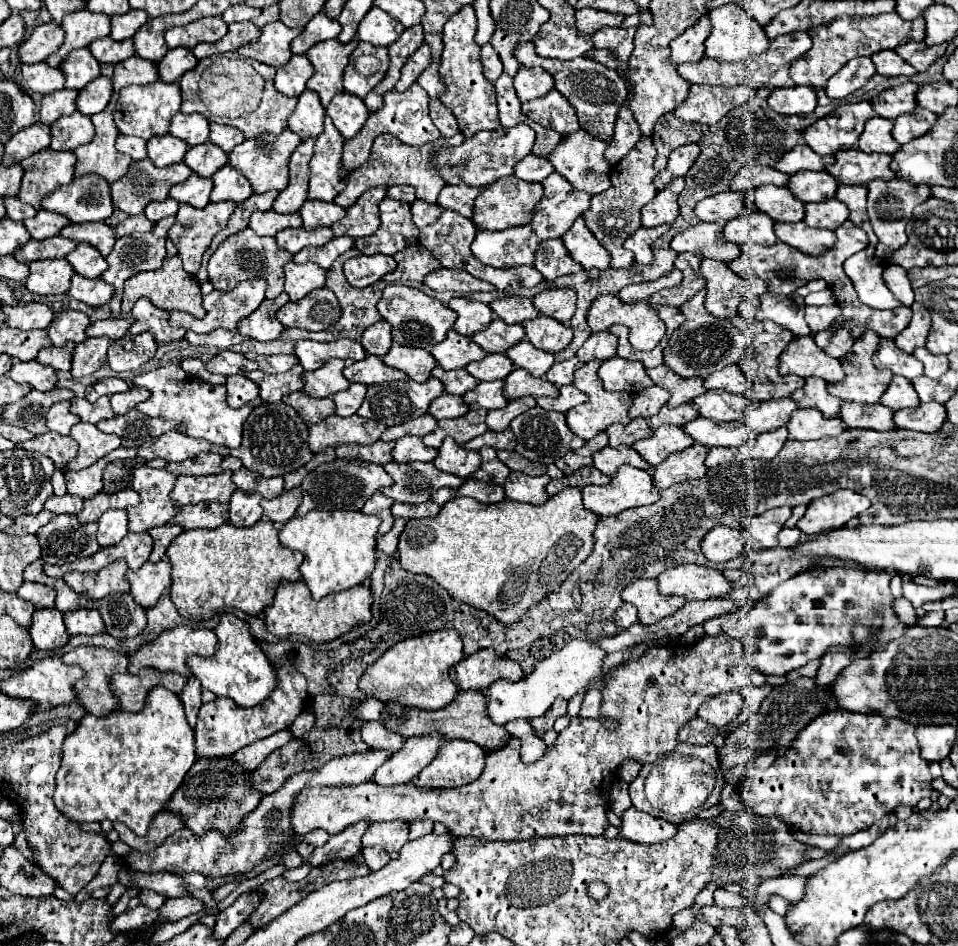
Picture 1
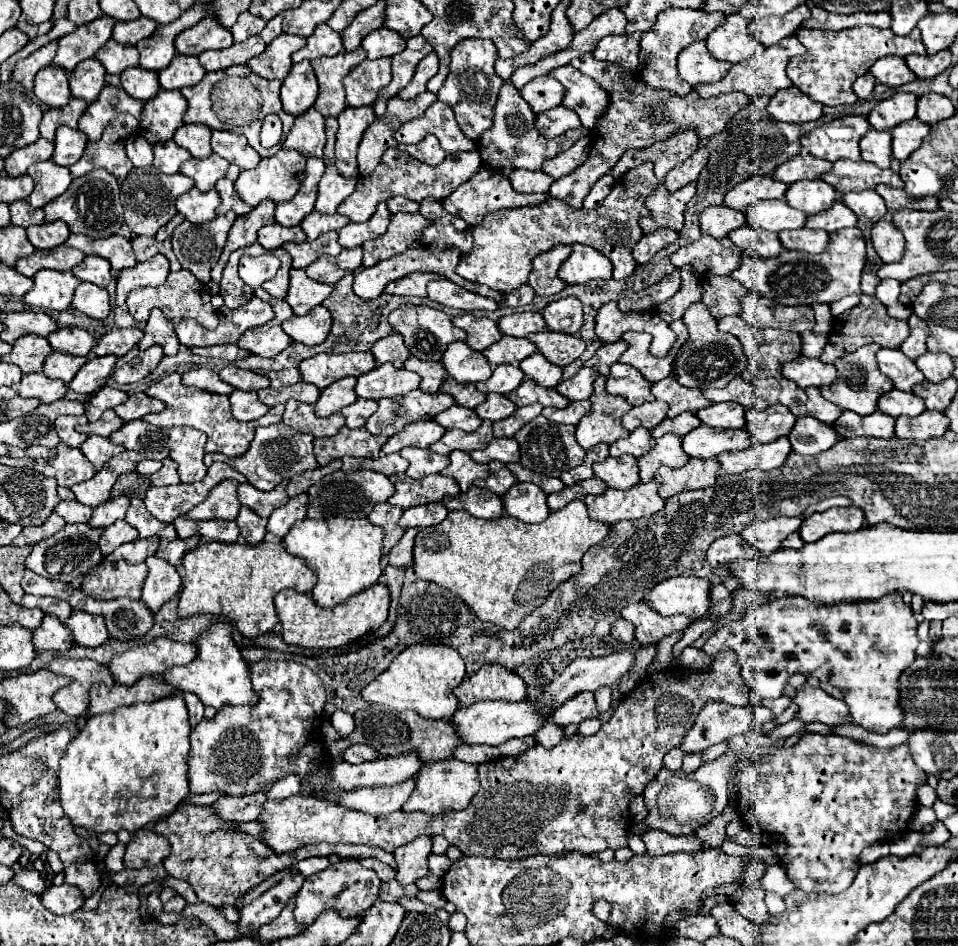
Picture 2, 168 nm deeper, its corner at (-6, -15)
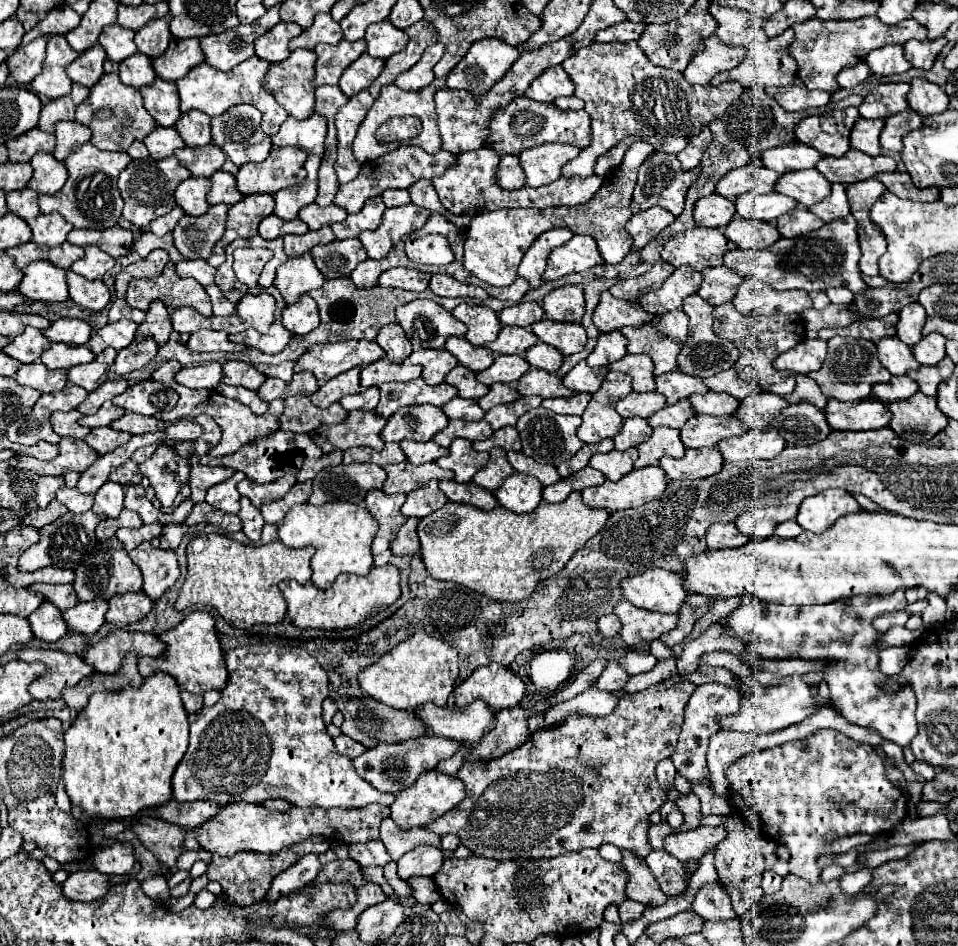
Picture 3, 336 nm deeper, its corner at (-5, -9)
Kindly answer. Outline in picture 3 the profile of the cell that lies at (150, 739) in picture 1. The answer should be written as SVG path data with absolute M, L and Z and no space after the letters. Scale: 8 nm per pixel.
M153 673L151 677L143 679L143 685L141 687L127 687L127 689L121 689L119 693L93 693L91 699L89 699L89 705L85 709L79 711L77 719L71 723L71 727L65 731L65 759L63 759L63 779L65 779L65 789L67 789L67 795L71 797L71 801L75 805L81 805L85 813L89 813L91 817L97 815L97 817L103 817L103 819L115 819L115 821L127 821L127 819L133 819L139 811L143 809L151 809L151 807L157 807L157 805L163 805L167 801L173 799L173 791L171 791L171 777L175 773L175 767L179 765L181 757L185 755L185 749L187 749L187 743L189 743L189 723L187 723L187 711L183 707L183 701L181 701L181 691L177 687L177 681L167 675L167 673Z

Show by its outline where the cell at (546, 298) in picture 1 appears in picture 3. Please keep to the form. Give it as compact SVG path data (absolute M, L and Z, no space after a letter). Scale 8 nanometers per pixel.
M563 285L553 289L543 299L545 317L551 321L579 323L585 313L585 295L581 285Z

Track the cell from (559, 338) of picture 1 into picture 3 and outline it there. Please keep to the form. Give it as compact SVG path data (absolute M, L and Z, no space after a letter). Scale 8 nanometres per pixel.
M543 319L535 325L531 325L531 331L547 345L553 345L559 349L563 355L573 355L579 353L585 347L587 335L585 329L579 323L559 323L559 321L549 321Z

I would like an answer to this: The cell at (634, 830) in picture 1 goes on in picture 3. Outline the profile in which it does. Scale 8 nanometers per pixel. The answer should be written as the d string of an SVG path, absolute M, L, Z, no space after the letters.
M697 827L687 833L675 833L665 839L665 851L679 861L701 861L701 857L715 849L719 841L725 839L725 829L719 827Z

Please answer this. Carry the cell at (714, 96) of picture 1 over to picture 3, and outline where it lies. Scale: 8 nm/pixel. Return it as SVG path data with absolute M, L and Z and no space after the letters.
M627 41L627 43L591 43L579 51L575 51L567 61L561 63L563 69L571 75L575 81L575 95L585 101L585 111L591 117L591 131L593 139L591 145L585 147L573 161L569 161L563 167L565 177L581 175L589 177L593 175L593 165L599 155L607 153L611 147L615 147L623 137L635 135L635 137L647 137L647 135L681 135L681 137L693 137L697 135L705 125L709 125L715 117L721 117L723 111L739 99L743 87L735 81L721 83L717 87L713 85L689 85L685 77L679 71L673 69L663 69L655 67L637 47L637 41Z

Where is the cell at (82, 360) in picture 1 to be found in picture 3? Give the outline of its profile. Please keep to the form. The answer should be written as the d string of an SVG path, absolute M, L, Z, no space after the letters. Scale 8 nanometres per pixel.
M107 347L101 355L97 355L91 363L85 363L85 365L77 365L77 367L71 367L69 373L67 373L67 379L69 383L73 385L79 385L87 391L93 391L95 387L99 387L99 381L105 377L105 373L109 371L109 367L113 365L115 361L115 349Z

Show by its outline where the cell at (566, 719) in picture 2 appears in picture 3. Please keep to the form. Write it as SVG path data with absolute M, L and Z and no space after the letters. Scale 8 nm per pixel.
M609 661L603 673L599 675L599 679L595 681L595 685L597 689L603 689L603 691L619 691L629 681L629 677L631 675L617 661Z

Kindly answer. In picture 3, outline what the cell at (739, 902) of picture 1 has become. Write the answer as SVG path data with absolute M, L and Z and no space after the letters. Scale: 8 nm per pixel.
M713 881L713 883L705 883L695 899L693 899L693 907L691 907L701 919L721 919L721 921L727 921L727 919L733 919L737 917L733 907L731 907L731 901L725 893L725 889L719 885L719 881Z

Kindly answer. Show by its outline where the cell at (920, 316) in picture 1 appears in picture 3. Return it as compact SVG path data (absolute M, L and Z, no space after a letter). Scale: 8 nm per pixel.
M911 303L905 305L899 311L899 323L897 323L897 337L907 343L907 345L915 345L919 343L921 329L925 325L925 309L919 303Z

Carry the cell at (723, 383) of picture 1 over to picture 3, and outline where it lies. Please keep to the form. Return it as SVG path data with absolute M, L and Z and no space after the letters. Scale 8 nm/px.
M731 367L719 375L713 375L713 377L707 377L705 379L705 385L711 389L711 391L725 391L729 395L733 395L735 399L745 399L747 395L759 391L759 385L755 381L743 381L737 371Z

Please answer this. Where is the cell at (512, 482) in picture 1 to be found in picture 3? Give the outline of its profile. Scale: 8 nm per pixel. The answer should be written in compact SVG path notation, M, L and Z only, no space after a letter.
M513 473L503 481L495 491L495 497L501 507L513 513L531 513L541 503L541 483L523 473Z

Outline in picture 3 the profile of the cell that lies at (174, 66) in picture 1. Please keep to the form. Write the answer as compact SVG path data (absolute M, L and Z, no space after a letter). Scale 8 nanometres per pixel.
M171 39L167 51L153 59L153 69L161 79L177 81L187 75L187 71L205 61L199 47L199 39Z

